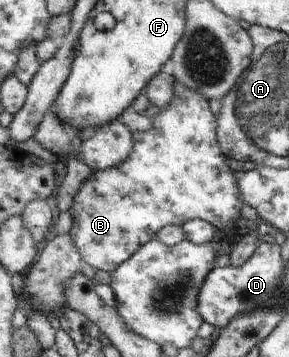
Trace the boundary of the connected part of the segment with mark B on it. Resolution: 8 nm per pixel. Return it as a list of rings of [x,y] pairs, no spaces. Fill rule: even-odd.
[[[175,81],[174,86],[175,95],[177,95],[175,101],[173,101],[169,107],[165,107],[159,115],[156,115],[152,120],[152,128],[145,132],[134,132],[136,139],[130,159],[117,167],[111,167],[103,171],[93,171],[91,177],[81,185],[79,193],[75,195],[73,205],[71,205],[71,208],[68,210],[68,212],[71,213],[71,217],[73,217],[73,227],[70,233],[71,239],[74,239],[75,245],[79,248],[79,253],[82,255],[83,261],[91,265],[94,269],[107,272],[117,271],[117,269],[124,263],[127,263],[131,257],[137,255],[147,243],[157,240],[159,231],[170,225],[182,226],[192,219],[201,218],[211,223],[211,225],[215,227],[218,237],[223,239],[232,238],[234,236],[234,230],[236,227],[239,227],[239,221],[242,220],[240,211],[245,203],[243,203],[243,195],[241,189],[239,189],[239,177],[235,175],[235,171],[227,165],[227,157],[225,153],[223,153],[222,145],[218,140],[218,117],[211,112],[209,99],[207,99],[205,95],[201,95],[199,91],[191,91],[191,87],[185,87],[185,85],[179,83],[179,81]]]

